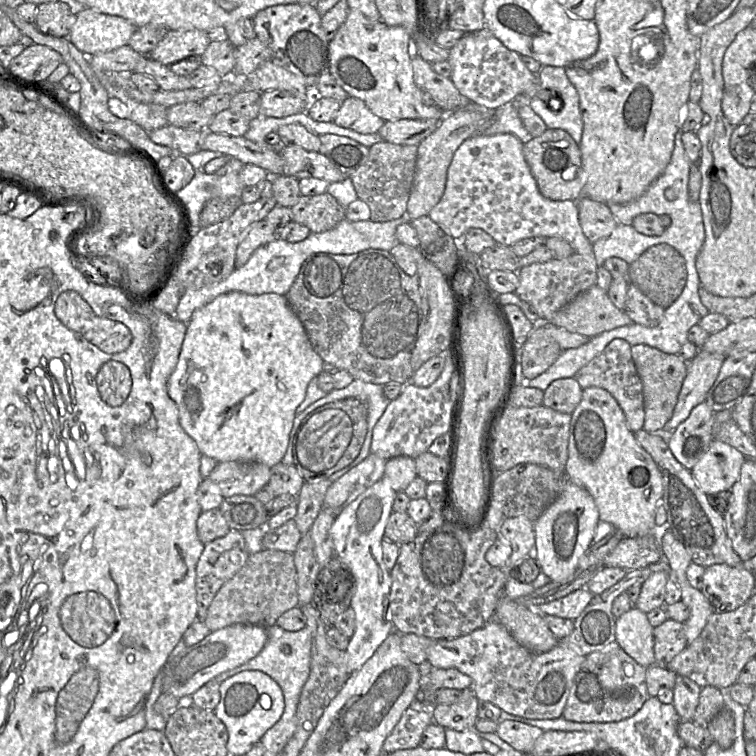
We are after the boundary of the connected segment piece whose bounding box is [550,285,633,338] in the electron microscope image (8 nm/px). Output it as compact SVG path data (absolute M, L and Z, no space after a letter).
M594 285L560 309L550 323L591 338L633 321L612 303L607 291Z

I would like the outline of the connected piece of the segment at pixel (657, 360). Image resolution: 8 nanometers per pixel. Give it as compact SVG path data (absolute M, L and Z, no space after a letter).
M646 344L631 346L631 355L642 382L644 426L649 433L661 433L672 417L682 383L687 374L687 363L677 354L667 354Z

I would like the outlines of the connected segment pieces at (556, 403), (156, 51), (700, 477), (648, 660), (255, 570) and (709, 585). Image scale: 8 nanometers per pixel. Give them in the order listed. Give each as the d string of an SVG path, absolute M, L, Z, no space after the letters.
M572 378L553 381L544 391L542 405L565 414L572 414L582 399L583 388Z
M198 29L168 30L155 48L149 54L143 55L149 55L164 65L171 65L185 56L201 56L212 39L213 35Z
M713 439L708 450L691 469L691 474L706 495L731 490L745 460L746 457L737 449Z
M633 606L616 618L615 641L638 664L648 668L657 664L653 629L647 614Z
M263 549L258 553L250 554L245 565L221 586L212 600L203 621L211 632L233 624L269 627L276 624L277 619L284 612L298 606L296 567L293 554L284 551Z
M744 563L738 566L713 564L705 569L700 591L712 605L714 613L733 611L755 592L755 576L745 568Z

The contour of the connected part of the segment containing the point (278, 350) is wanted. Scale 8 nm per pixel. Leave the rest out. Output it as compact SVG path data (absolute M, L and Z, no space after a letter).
M228 292L195 310L187 323L178 363L168 380L168 394L179 412L179 422L185 432L196 442L201 455L214 458L218 462L258 462L269 468L282 462L290 442L290 433L296 417L296 409L306 396L312 378L323 371L324 361L313 349L299 318L290 308L284 295L267 293L249 295L242 292Z

